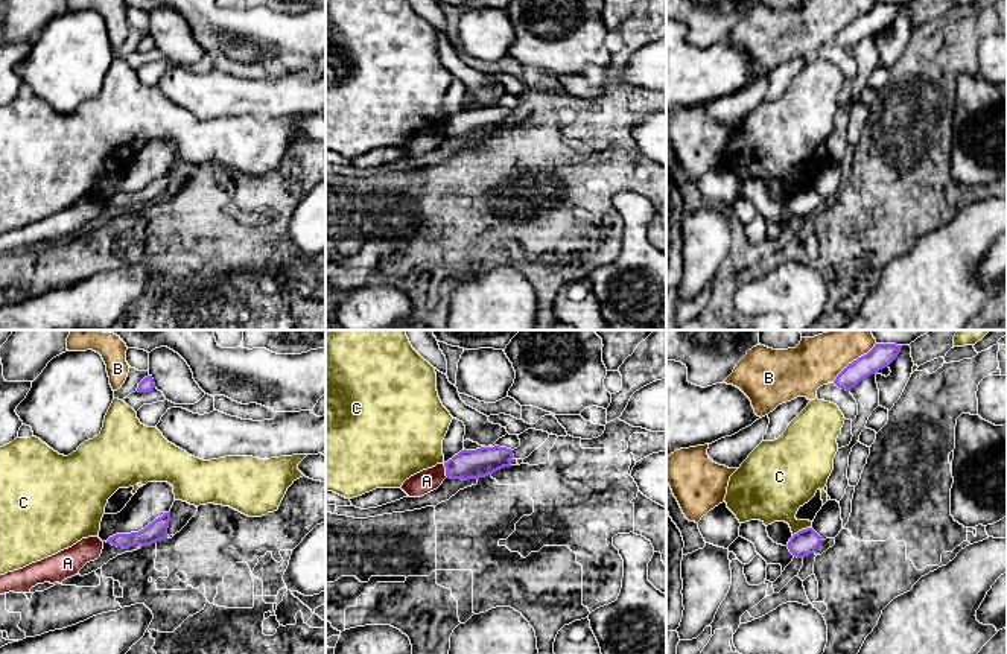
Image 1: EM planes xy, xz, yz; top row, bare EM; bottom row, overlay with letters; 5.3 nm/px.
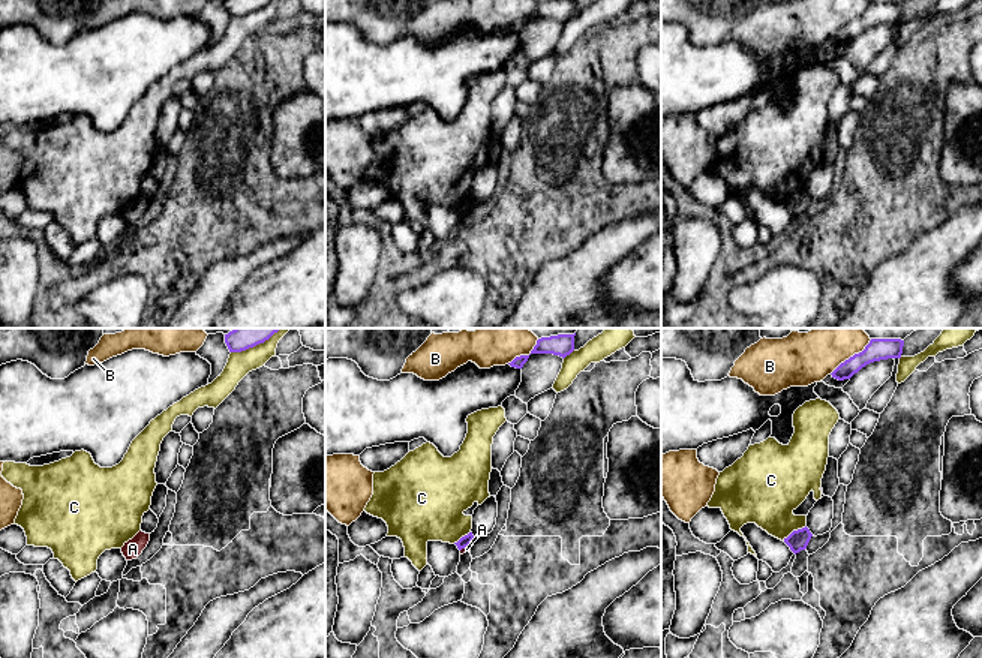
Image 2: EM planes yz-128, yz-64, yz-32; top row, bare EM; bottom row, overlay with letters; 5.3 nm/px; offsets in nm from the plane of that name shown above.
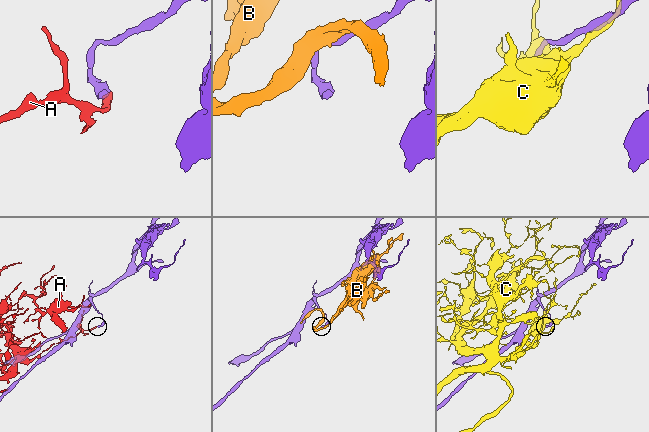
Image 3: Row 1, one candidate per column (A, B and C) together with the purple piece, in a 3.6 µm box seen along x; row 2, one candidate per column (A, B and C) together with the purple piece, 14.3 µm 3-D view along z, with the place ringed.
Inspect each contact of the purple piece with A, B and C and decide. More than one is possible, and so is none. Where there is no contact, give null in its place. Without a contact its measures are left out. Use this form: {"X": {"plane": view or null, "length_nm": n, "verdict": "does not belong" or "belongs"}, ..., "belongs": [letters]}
{"A": {"plane": "xz", "length_nm": 80, "verdict": "does not belong"}, "B": {"plane": "yz", "length_nm": 320, "verdict": "does not belong"}, "C": {"plane": "yz", "length_nm": 120, "verdict": "does not belong"}, "belongs": []}

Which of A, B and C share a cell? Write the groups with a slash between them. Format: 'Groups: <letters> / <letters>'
Groups: A / B / C

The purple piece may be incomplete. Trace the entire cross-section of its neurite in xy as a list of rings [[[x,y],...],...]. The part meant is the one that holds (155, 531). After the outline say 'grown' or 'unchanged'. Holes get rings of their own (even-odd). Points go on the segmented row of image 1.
[[[170,511],[164,513],[161,517],[155,519],[145,529],[131,534],[116,534],[106,540],[113,546],[128,549],[131,546],[140,544],[148,546],[167,538],[167,528],[170,522]]]; unchanged

